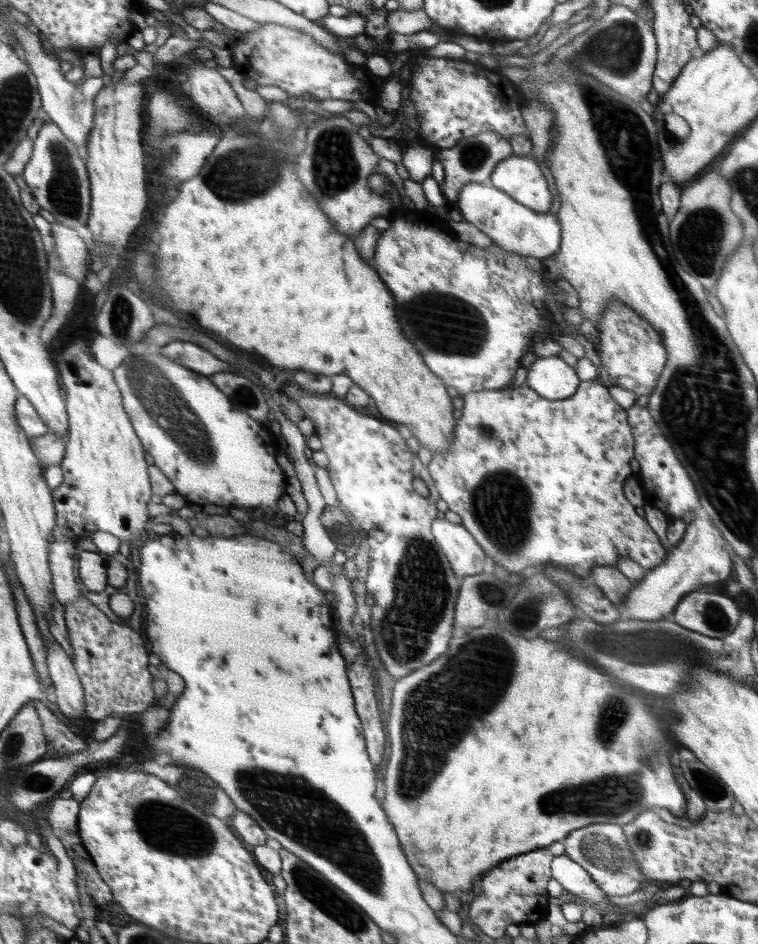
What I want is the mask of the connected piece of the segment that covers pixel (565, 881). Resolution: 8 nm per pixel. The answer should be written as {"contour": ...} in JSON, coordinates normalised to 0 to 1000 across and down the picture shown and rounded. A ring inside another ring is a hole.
{"contour":[[[745,905],[728,910],[727,925],[728,931],[735,932],[753,947],[789,961],[805,961],[801,947],[784,934],[778,925]]]}

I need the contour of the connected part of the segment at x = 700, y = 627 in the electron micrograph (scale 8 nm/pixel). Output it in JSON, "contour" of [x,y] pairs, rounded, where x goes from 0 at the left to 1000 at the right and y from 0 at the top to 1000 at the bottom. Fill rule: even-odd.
{"contour":[[[913,627],[891,642],[885,655],[908,667],[950,678],[971,665],[976,651],[974,642],[950,629]]]}

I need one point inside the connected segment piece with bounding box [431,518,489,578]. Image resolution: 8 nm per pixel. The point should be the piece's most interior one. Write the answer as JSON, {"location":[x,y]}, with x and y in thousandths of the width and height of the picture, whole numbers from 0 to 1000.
{"location":[615,590]}

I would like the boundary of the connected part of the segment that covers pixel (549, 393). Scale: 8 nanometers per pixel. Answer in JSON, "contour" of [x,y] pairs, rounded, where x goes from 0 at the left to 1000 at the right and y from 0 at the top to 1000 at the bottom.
{"contour":[[[739,377],[702,378],[693,386],[694,409],[723,424],[752,422],[766,406],[759,389]]]}

